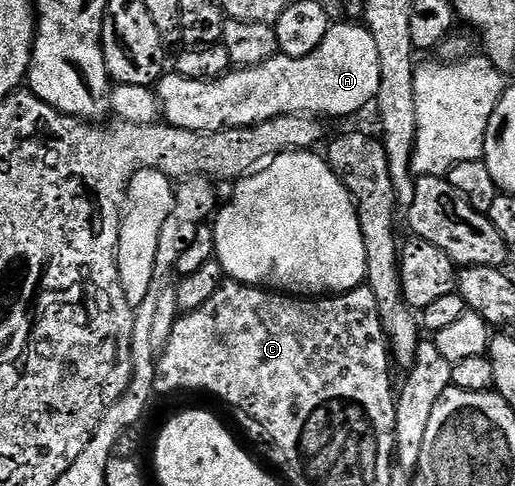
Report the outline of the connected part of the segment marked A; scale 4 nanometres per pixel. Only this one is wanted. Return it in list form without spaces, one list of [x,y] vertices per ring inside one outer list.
[[[347,21],[351,23],[332,22],[330,29],[325,33],[325,41],[321,41],[321,45],[317,45],[317,49],[313,49],[313,53],[309,53],[300,59],[294,59],[285,54],[278,54],[271,58],[268,63],[262,63],[256,67],[241,67],[232,69],[226,75],[220,75],[218,79],[190,79],[189,77],[181,77],[174,73],[164,74],[163,78],[157,84],[157,94],[159,96],[159,110],[162,118],[171,126],[177,129],[189,129],[190,131],[228,131],[234,127],[252,127],[258,123],[269,121],[273,117],[281,117],[282,115],[309,115],[312,117],[324,117],[323,115],[355,115],[362,107],[370,108],[375,101],[375,95],[379,92],[381,85],[381,65],[377,57],[377,45],[373,41],[373,33],[367,30],[366,26],[357,24],[355,21]]]

